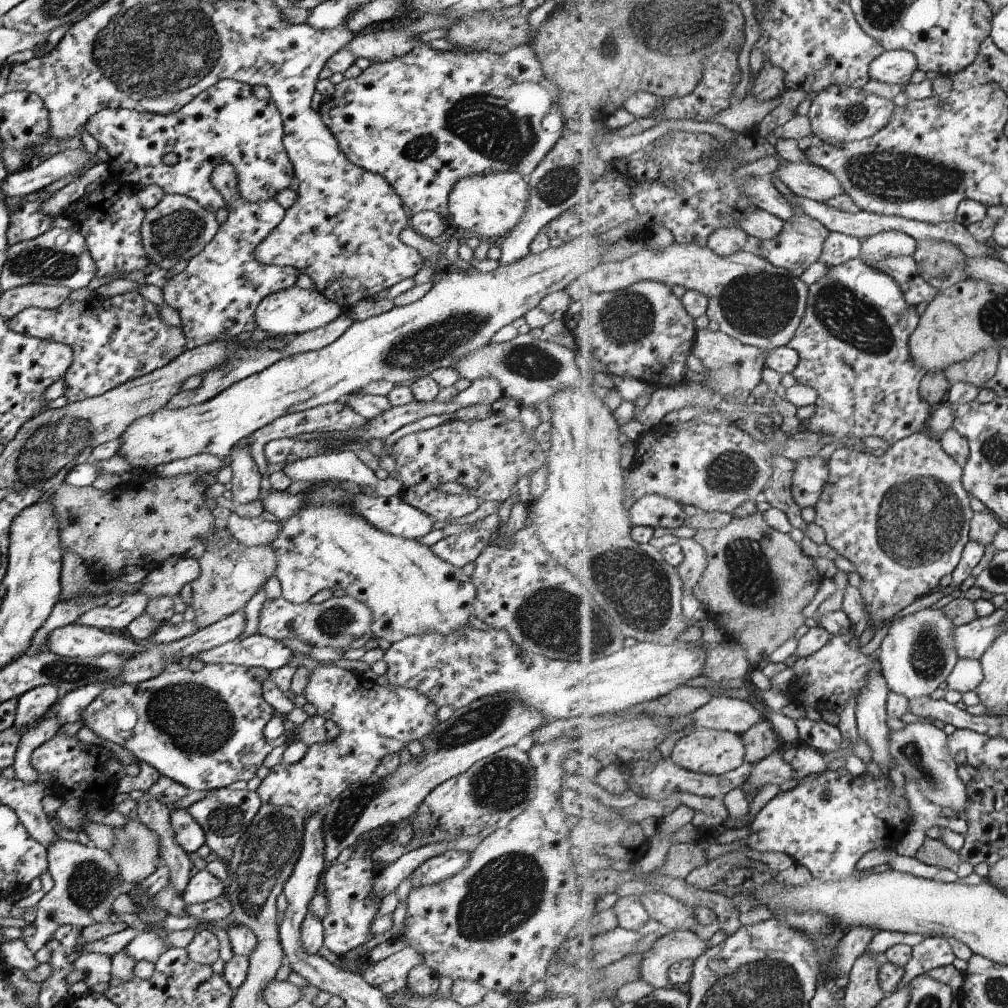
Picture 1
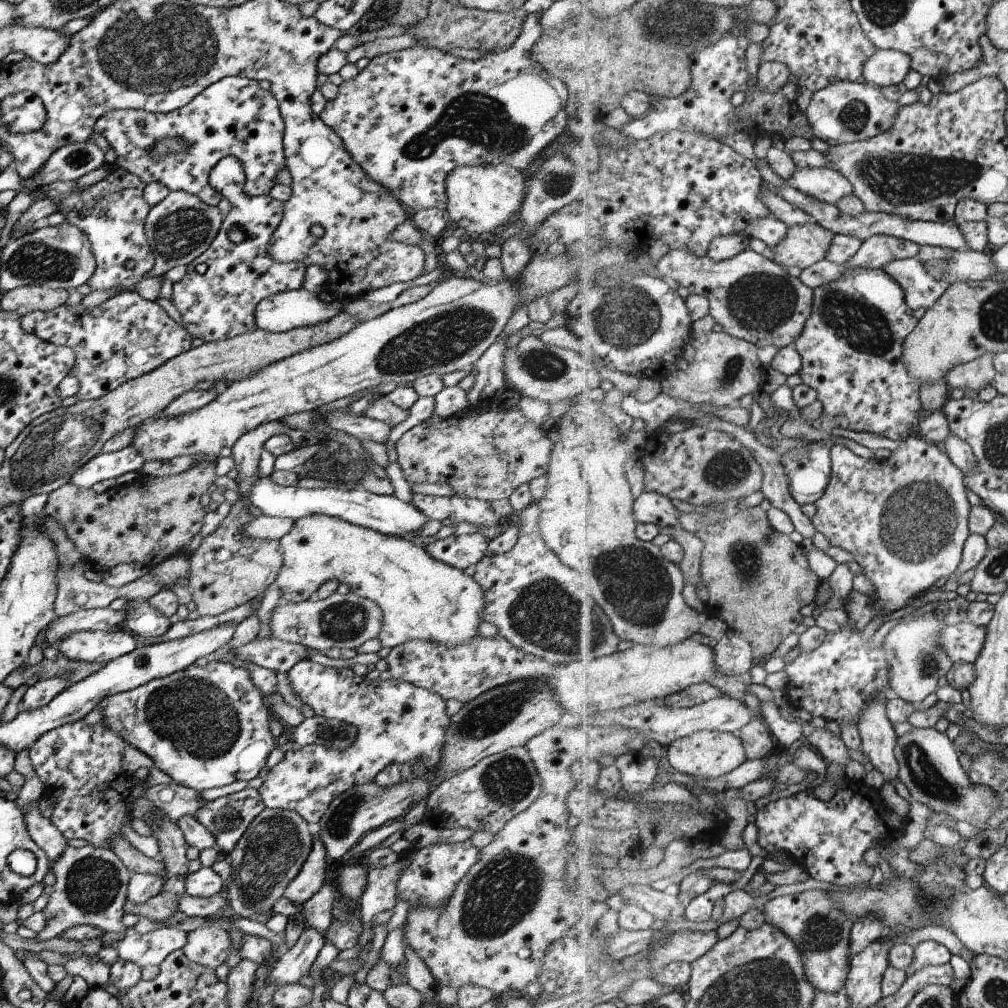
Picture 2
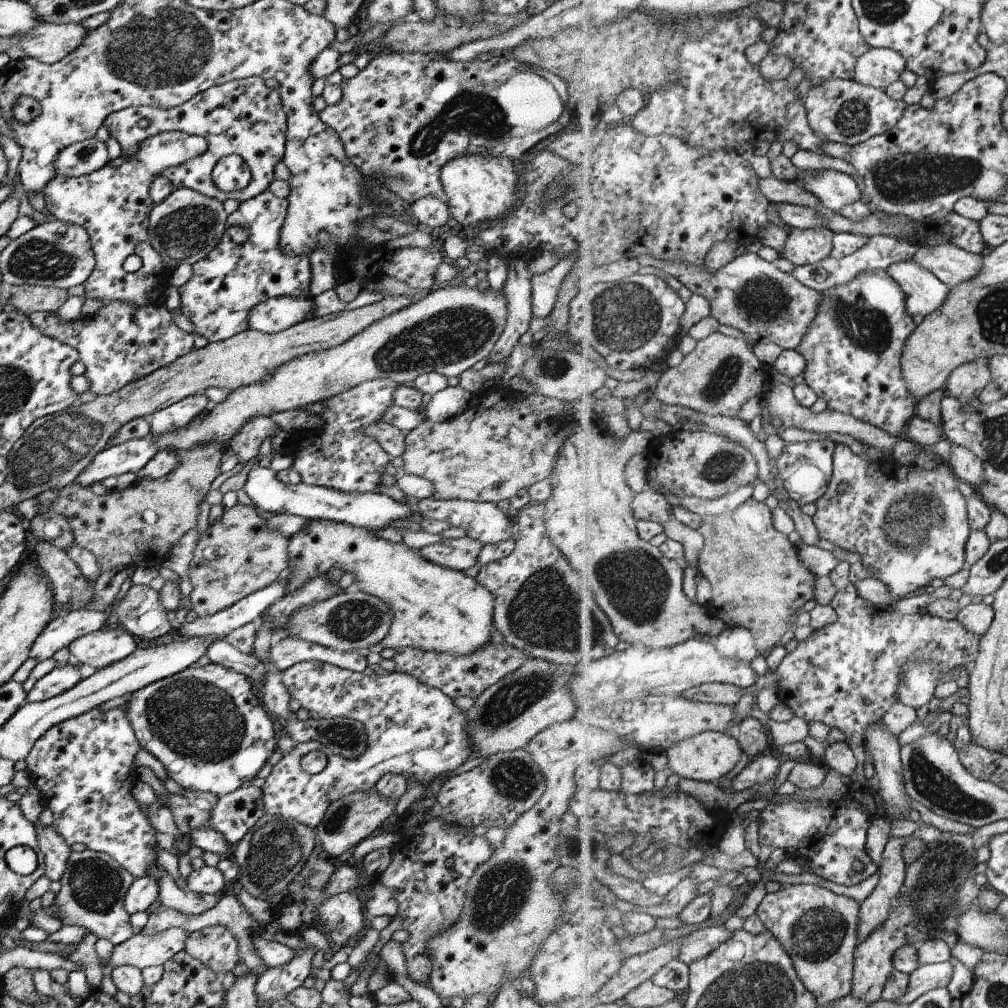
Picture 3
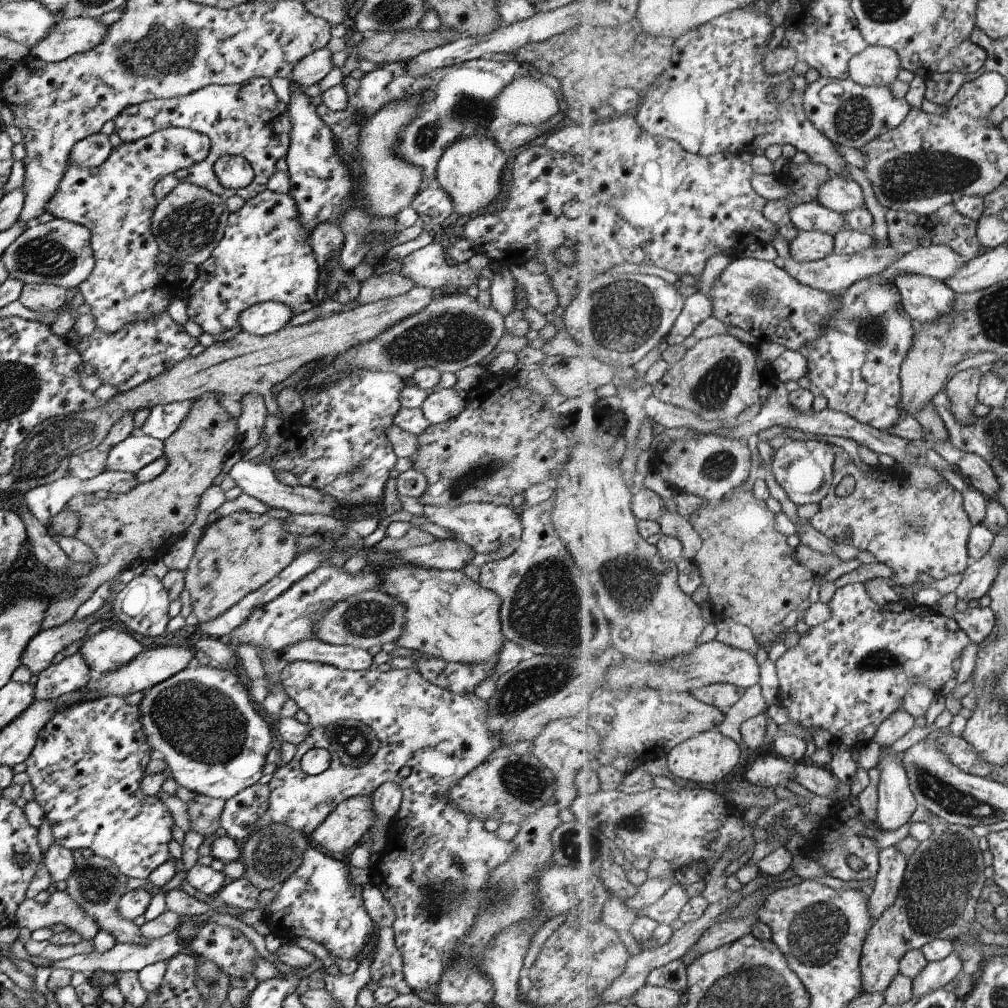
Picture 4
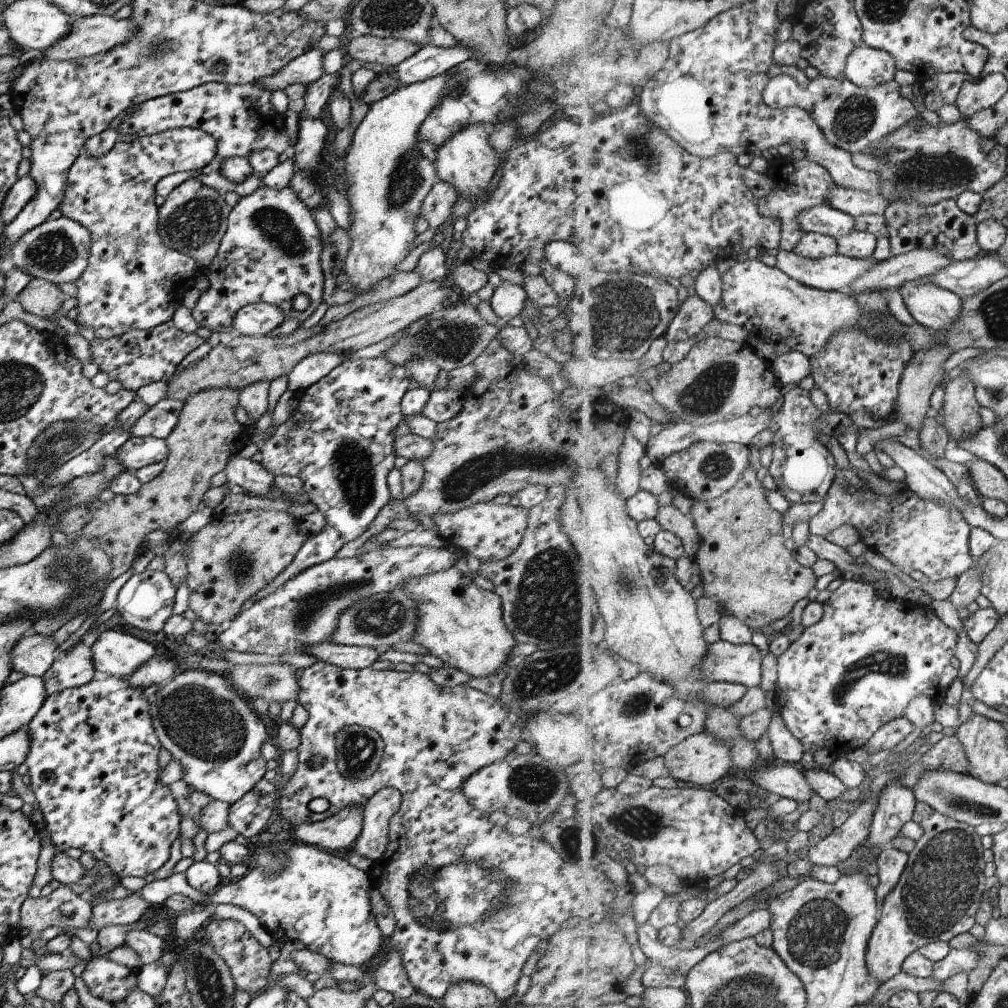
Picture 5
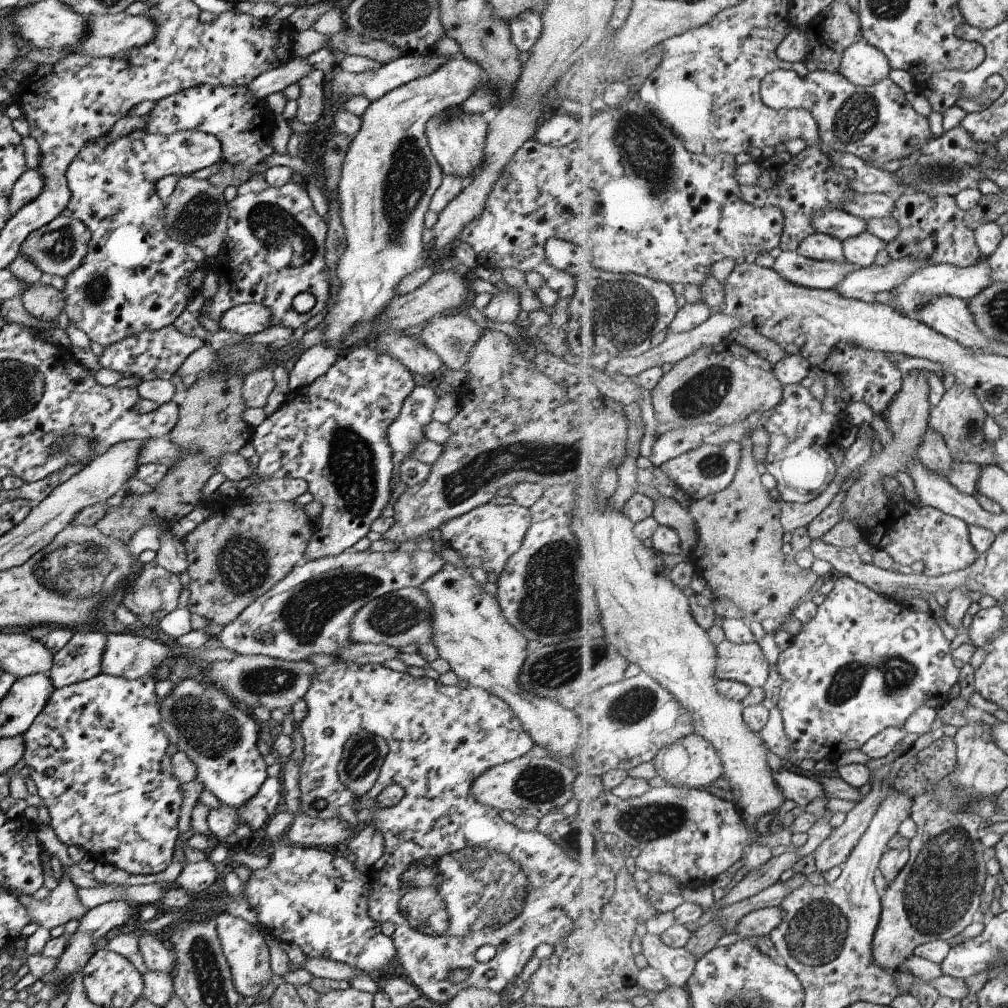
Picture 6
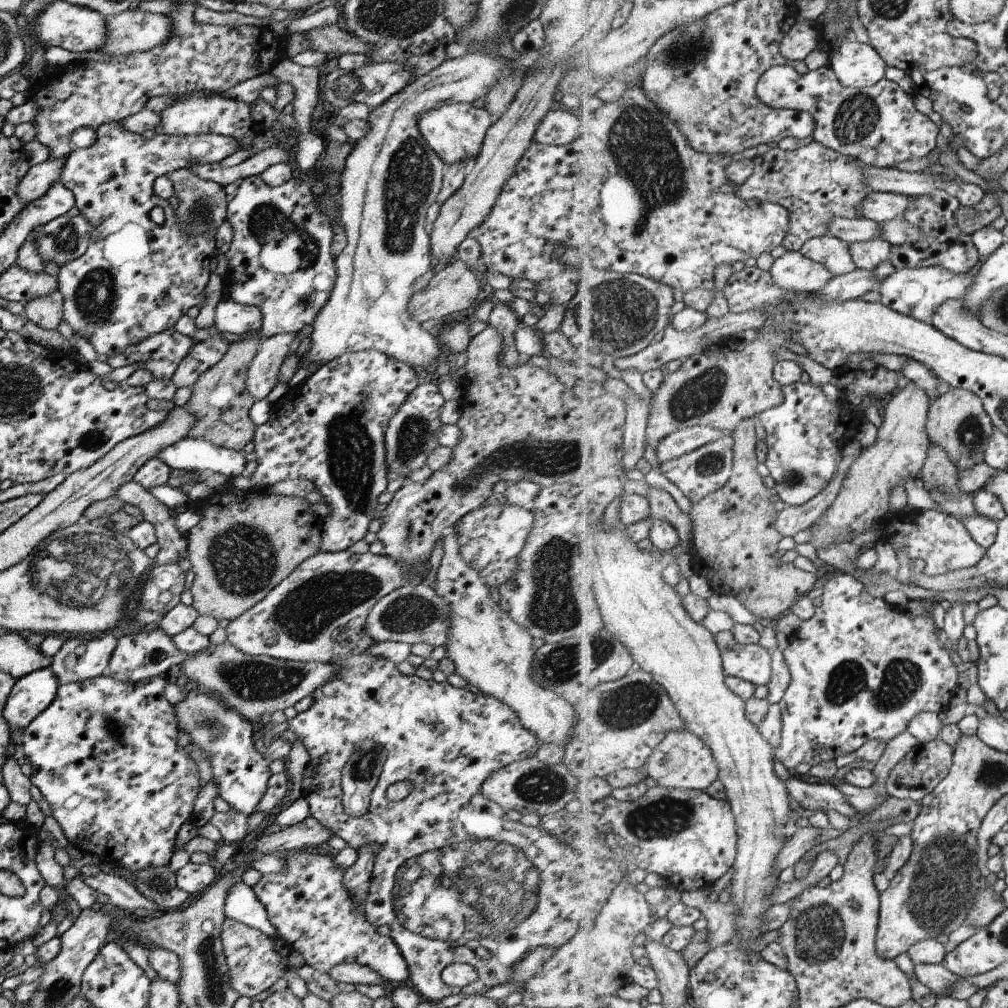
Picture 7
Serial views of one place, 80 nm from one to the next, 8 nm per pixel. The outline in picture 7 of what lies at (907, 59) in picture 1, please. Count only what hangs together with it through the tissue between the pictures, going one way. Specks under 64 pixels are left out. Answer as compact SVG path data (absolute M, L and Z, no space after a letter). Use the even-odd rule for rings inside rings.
M846 40L833 54L831 67L845 87L873 87L885 79L887 62L870 44Z

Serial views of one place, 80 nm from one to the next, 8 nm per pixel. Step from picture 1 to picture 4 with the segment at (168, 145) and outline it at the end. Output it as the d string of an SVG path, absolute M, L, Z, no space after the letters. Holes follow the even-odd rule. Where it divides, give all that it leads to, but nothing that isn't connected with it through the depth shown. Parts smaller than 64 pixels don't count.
M257 77L241 84L211 84L184 96L144 101L142 104L125 108L112 120L113 132L121 142L134 142L168 127L189 128L206 135L211 146L205 160L187 169L177 170L173 176L179 178L179 183L189 182L199 188L205 188L211 194L217 194L224 202L231 196L237 196L243 201L249 200L266 190L265 182L276 171L275 163L279 158L285 157L291 128L286 106L283 102L279 102L271 90L270 80ZM225 155L238 155L245 158L254 173L253 181L244 188L223 188L213 173L213 164Z

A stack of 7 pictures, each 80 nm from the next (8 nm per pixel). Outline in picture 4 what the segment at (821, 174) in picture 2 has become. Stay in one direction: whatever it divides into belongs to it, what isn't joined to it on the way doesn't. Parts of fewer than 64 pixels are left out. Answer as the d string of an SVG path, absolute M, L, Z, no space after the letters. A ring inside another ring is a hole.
M832 174L831 180L821 186L818 201L826 208L844 215L855 208L863 208L865 194L854 179Z

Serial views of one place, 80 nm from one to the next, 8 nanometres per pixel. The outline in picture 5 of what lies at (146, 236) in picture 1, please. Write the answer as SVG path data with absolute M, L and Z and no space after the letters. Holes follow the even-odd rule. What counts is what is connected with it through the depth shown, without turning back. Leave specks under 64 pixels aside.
M193 178L185 180L173 188L165 199L159 201L157 236L161 238L163 246L193 258L197 267L204 270L212 263L219 248L231 208L224 198L217 194L217 190L208 188Z

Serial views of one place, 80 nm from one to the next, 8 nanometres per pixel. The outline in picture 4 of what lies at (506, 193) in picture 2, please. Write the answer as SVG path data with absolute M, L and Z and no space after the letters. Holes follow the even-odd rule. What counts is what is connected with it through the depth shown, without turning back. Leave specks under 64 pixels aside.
M467 136L467 138L457 140L457 142L453 142L453 144L449 144L445 148L441 158L437 160L435 177L441 190L449 194L453 204L453 211L459 214L461 221L490 207L496 201L497 196L503 194L503 182L508 161L509 155L501 153L501 150L487 136Z

